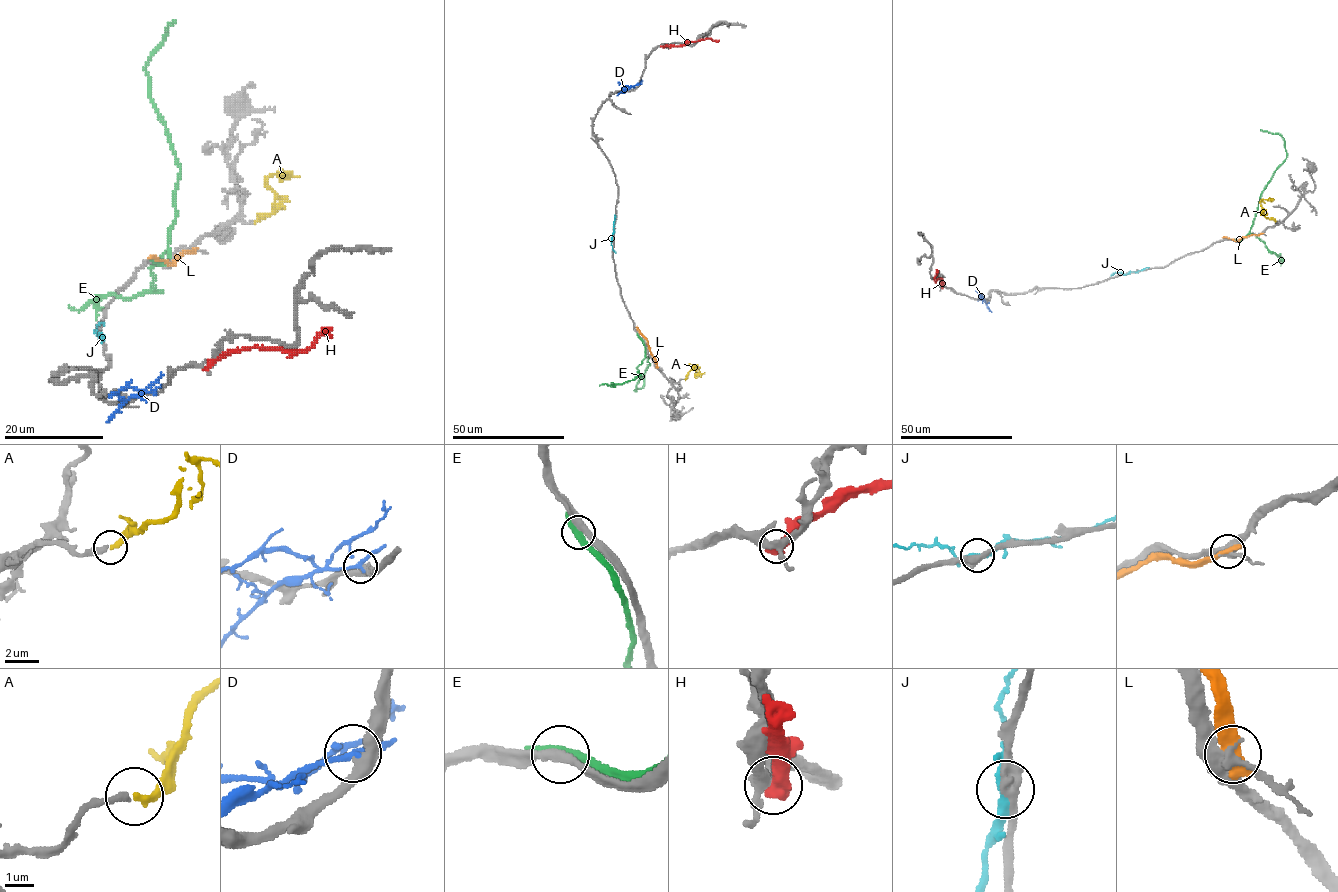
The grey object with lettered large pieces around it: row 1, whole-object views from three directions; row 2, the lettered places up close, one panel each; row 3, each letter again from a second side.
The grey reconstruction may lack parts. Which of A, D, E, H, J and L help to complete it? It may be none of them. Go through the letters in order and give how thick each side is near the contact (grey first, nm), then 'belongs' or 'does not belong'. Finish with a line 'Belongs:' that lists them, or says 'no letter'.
A: 280/240 nm | belongs
D: 440/200 nm | does not belong
E: 360/320 nm | does not belong
H: 400/700 nm | does not belong
J: 400/360 nm | does not belong
L: 340/500 nm | does not belong
Belongs: A

